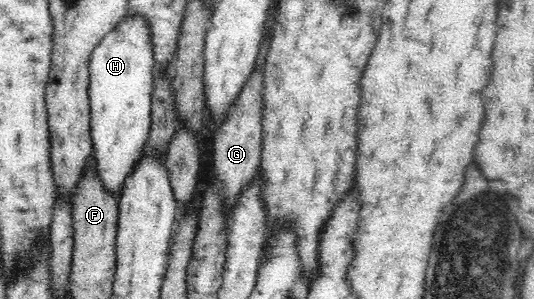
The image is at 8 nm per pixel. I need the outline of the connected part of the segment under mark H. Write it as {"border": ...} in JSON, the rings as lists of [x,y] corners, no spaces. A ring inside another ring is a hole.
{"border":[[[142,17],[118,23],[91,53],[88,91],[92,158],[104,189],[118,202],[130,171],[142,159],[149,141],[153,69],[149,23]]]}

